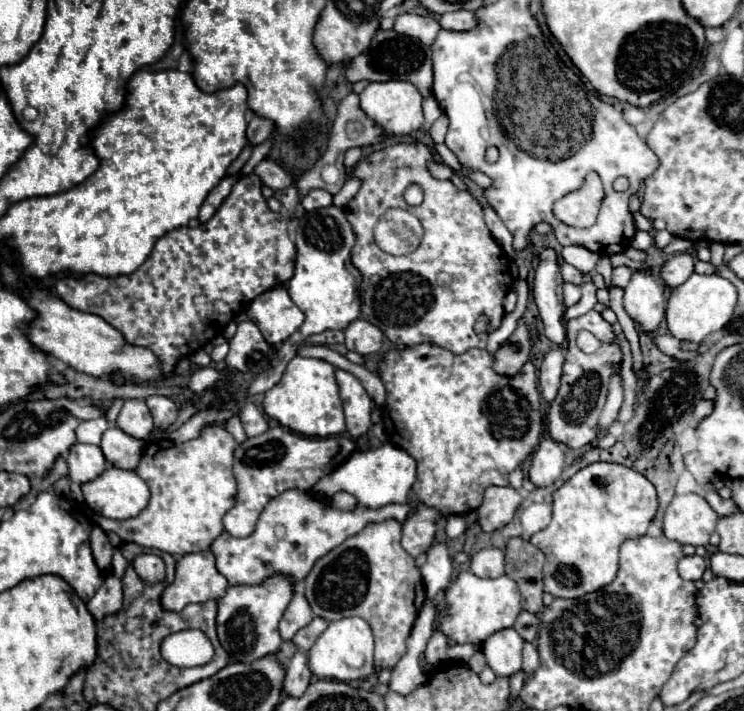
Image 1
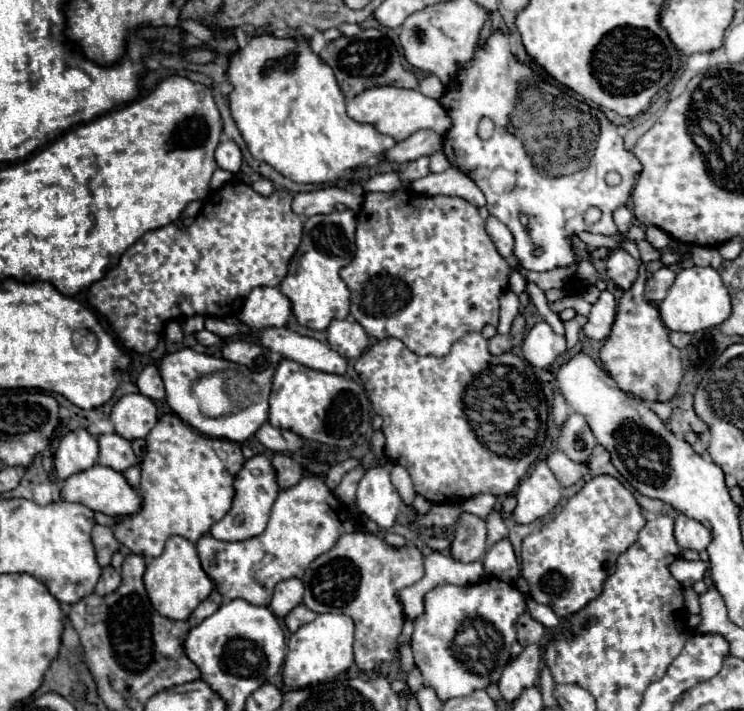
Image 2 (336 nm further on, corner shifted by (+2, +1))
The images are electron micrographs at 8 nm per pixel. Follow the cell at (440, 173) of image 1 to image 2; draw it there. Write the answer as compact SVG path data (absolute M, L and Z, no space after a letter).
M389 171L389 173L377 173L373 177L369 177L365 181L365 191L383 191L383 193L391 193L395 189L399 189L403 183L401 183L401 177L399 177L399 171Z

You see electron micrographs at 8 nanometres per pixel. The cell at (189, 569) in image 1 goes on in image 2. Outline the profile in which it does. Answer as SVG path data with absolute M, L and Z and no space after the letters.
M177 535L167 539L163 555L149 561L143 581L155 611L169 619L187 619L193 613L193 609L201 601L205 601L215 589L213 579L201 569L195 545L185 537L177 537Z

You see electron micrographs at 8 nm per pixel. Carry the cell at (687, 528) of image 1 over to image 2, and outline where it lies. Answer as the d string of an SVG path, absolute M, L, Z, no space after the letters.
M679 513L675 517L675 539L677 539L679 547L683 547L683 549L703 551L711 541L711 533L699 521Z

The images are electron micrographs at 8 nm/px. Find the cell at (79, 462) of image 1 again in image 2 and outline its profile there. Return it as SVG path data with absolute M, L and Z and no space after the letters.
M85 429L69 431L55 451L55 473L59 481L91 469L97 463L97 441Z

